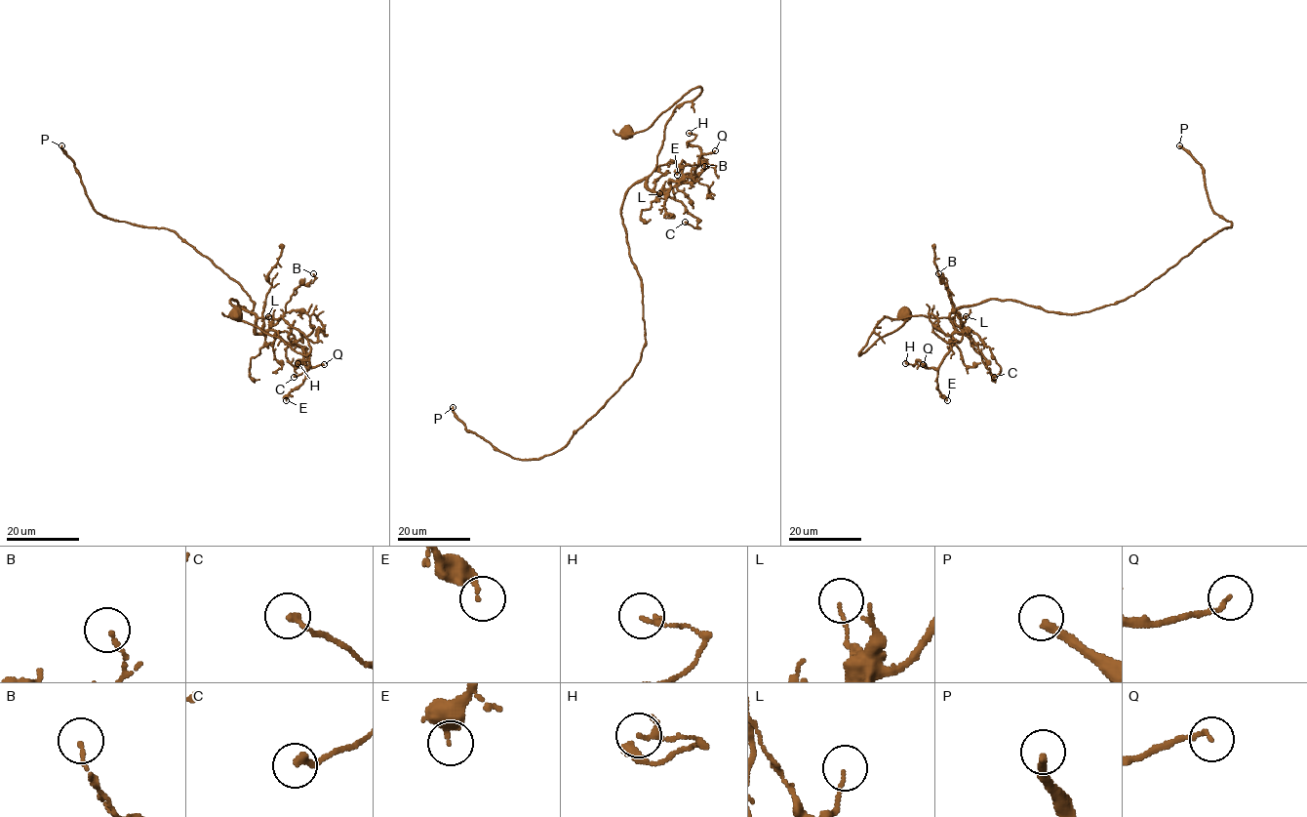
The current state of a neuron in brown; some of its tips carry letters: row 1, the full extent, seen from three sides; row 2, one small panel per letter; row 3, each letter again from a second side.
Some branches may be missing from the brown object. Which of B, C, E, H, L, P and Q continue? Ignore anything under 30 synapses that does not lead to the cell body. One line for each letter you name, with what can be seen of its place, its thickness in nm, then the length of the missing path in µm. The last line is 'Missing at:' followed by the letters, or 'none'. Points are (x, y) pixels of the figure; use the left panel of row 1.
P: (61, 145) | 280 nm | 25 µm
Missing at: P

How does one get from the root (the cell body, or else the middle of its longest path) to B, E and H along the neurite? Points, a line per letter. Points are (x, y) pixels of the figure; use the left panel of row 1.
B: (235, 313), (307, 354), (307, 338), (282, 317), (258, 317), (256, 328), (264, 333), (273, 325), (313, 273)
E: (235, 313), (303, 354), (307, 338), (257, 320), (303, 351), (286, 400)
H: (235, 313), (307, 354), (301, 333), (282, 317), (257, 320), (257, 333), (301, 348), (310, 366), (297, 363)

